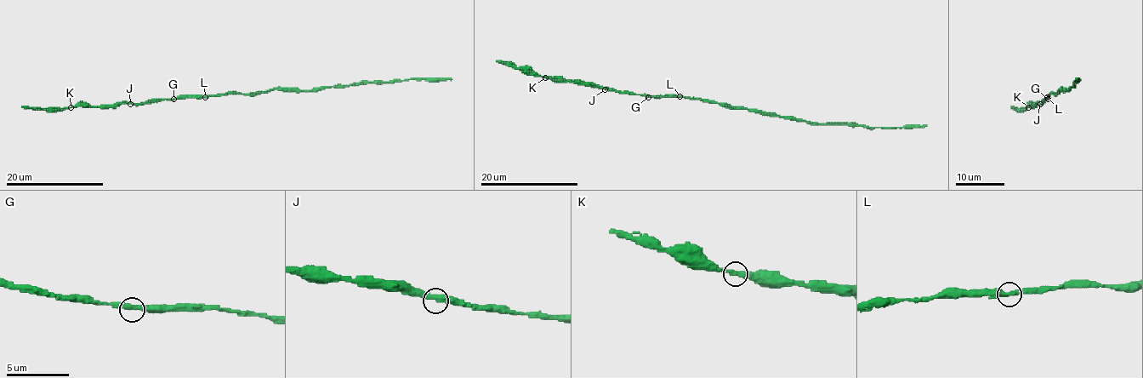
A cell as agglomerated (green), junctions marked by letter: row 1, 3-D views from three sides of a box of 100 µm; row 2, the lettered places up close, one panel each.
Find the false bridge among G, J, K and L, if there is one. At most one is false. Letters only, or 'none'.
none

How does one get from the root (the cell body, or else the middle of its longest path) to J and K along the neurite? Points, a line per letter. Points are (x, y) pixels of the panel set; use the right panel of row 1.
J: (1052, 94), (1040, 104)
K: (1052, 94), (1040, 104), (1028, 107)

